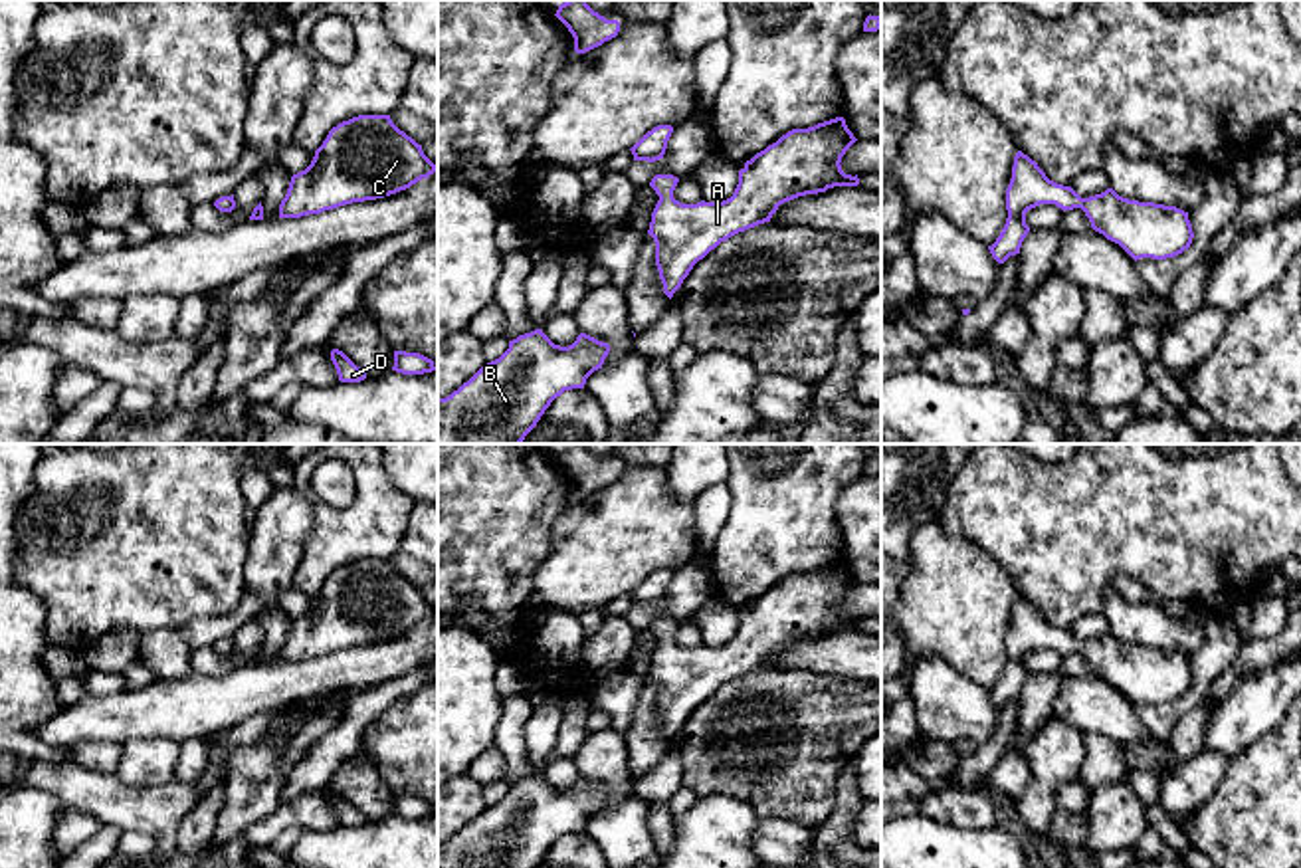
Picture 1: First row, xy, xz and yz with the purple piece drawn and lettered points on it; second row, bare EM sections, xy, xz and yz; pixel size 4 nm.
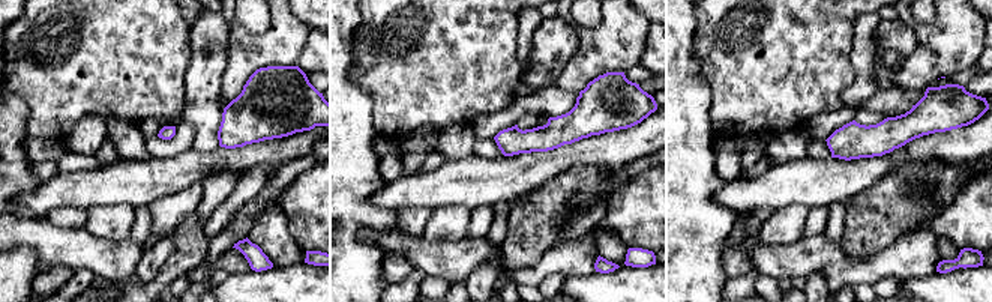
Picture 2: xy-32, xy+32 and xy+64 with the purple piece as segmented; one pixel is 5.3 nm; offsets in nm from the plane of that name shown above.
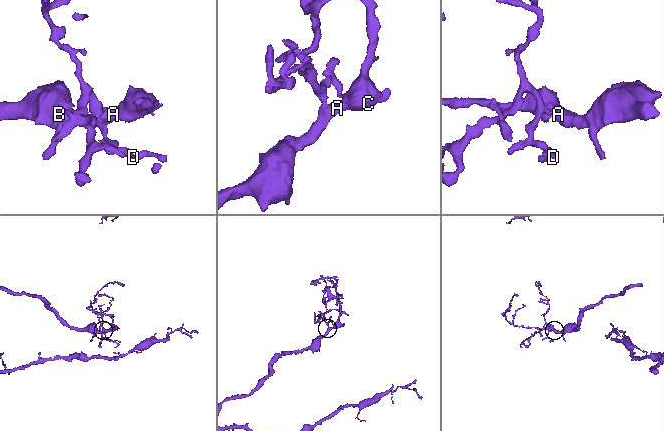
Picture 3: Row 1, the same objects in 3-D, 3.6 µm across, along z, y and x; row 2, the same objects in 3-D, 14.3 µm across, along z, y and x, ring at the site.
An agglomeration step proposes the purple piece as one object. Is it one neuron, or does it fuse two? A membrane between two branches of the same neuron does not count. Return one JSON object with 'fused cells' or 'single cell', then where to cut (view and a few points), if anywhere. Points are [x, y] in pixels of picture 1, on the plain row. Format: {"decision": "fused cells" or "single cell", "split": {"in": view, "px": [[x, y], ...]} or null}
{"decision": "single cell", "split": null}

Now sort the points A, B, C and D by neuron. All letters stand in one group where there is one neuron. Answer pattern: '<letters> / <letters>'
A B C D

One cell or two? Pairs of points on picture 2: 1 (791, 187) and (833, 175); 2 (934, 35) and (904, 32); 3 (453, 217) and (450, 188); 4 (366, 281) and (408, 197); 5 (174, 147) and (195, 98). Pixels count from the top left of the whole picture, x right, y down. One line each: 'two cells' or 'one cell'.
1: one cell
2: two cells
3: two cells
4: two cells
5: two cells

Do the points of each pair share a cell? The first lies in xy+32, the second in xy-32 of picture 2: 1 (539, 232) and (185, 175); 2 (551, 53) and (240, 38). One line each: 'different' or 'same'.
1: different
2: different

